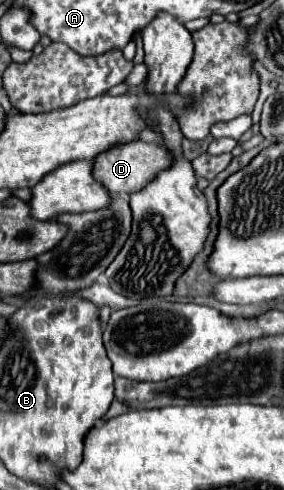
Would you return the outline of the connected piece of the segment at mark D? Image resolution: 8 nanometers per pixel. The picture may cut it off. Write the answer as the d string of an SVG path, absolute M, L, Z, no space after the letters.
M135 140L135 142L123 142L119 146L113 146L97 154L97 158L93 158L93 176L111 194L131 194L141 190L157 172L161 172L169 164L171 164L171 156L167 150L163 150L163 146Z

